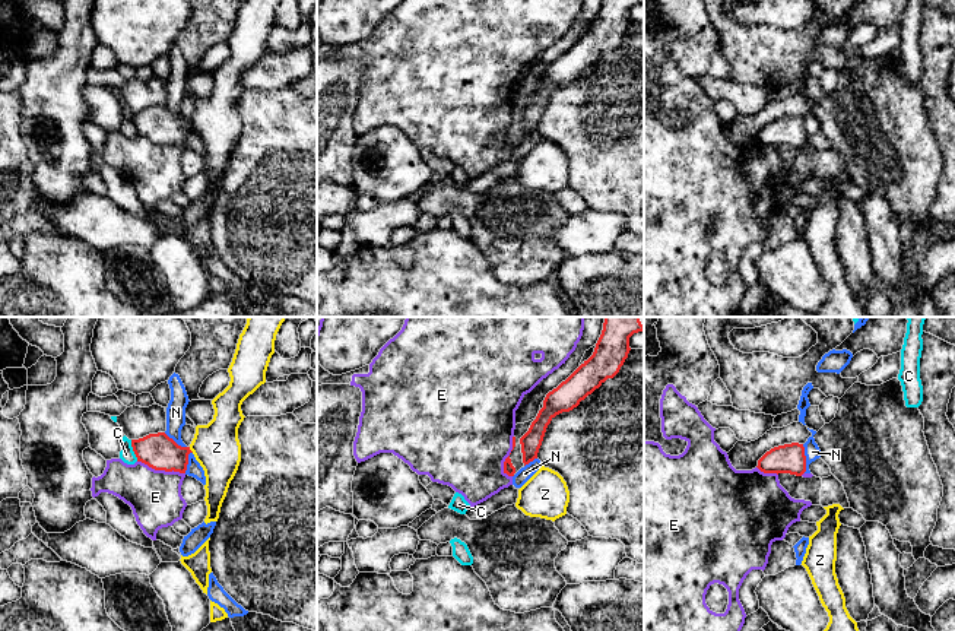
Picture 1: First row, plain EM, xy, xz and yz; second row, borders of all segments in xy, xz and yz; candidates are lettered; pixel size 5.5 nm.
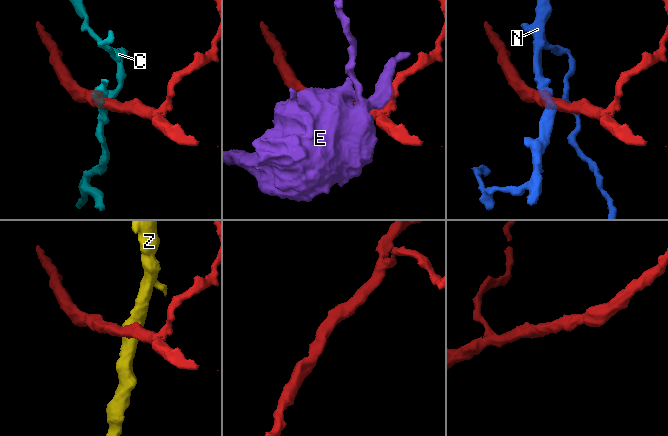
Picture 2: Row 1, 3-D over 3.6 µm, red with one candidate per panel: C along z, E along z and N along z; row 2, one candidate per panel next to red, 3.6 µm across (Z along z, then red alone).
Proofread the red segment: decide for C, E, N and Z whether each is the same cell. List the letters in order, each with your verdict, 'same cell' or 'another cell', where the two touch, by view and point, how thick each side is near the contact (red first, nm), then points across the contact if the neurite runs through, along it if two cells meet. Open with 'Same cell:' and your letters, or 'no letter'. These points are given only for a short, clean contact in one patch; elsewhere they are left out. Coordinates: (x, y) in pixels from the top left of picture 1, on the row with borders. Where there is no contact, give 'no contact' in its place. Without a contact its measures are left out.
Same cell: no letter
C: another cell | xy (133, 450) | 200/80 nm | along xy (130, 440), (137, 460)
E: another cell | xy (161, 469) | 200/280 nm
N: another cell | yz (805, 459) | 160/90 nm | along yz (802, 444), (805, 472)
Z: another cell | xy (190, 450) | 200/260 nm | along xy (189, 447), (193, 452)

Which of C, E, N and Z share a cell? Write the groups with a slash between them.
C / E / N / Z

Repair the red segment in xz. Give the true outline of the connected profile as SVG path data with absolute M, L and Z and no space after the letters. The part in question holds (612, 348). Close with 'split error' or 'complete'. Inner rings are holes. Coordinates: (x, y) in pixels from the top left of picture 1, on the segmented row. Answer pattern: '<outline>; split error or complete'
M605 317L593 355L546 394L543 408L529 431L520 438L524 466L537 459L546 428L556 415L577 408L607 378L613 378L619 372L631 351L629 337L644 330L640 318Z; complete

